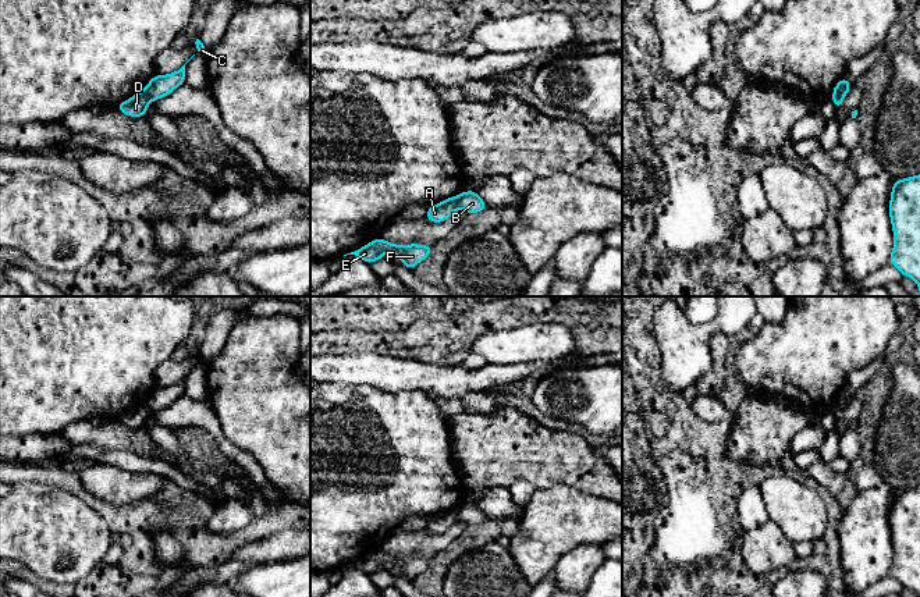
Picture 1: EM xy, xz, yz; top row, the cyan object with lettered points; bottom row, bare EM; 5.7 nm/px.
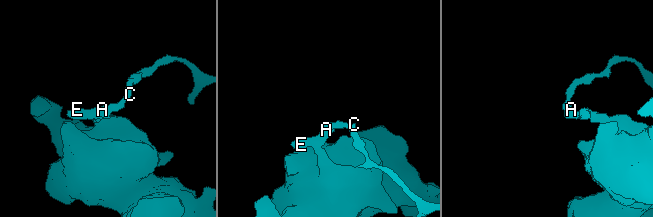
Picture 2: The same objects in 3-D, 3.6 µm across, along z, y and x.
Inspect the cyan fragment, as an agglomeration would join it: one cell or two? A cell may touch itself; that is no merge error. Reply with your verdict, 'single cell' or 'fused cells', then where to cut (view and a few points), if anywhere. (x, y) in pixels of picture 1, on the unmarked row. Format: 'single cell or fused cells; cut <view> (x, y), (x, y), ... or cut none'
fused cells; cut xz (460, 507), (455, 519)

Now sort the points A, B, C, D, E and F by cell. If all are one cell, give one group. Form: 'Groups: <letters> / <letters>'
Groups: A D E F / B C

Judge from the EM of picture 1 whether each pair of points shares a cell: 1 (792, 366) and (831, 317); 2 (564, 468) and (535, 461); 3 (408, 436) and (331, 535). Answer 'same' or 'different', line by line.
1: same
2: same
3: same

